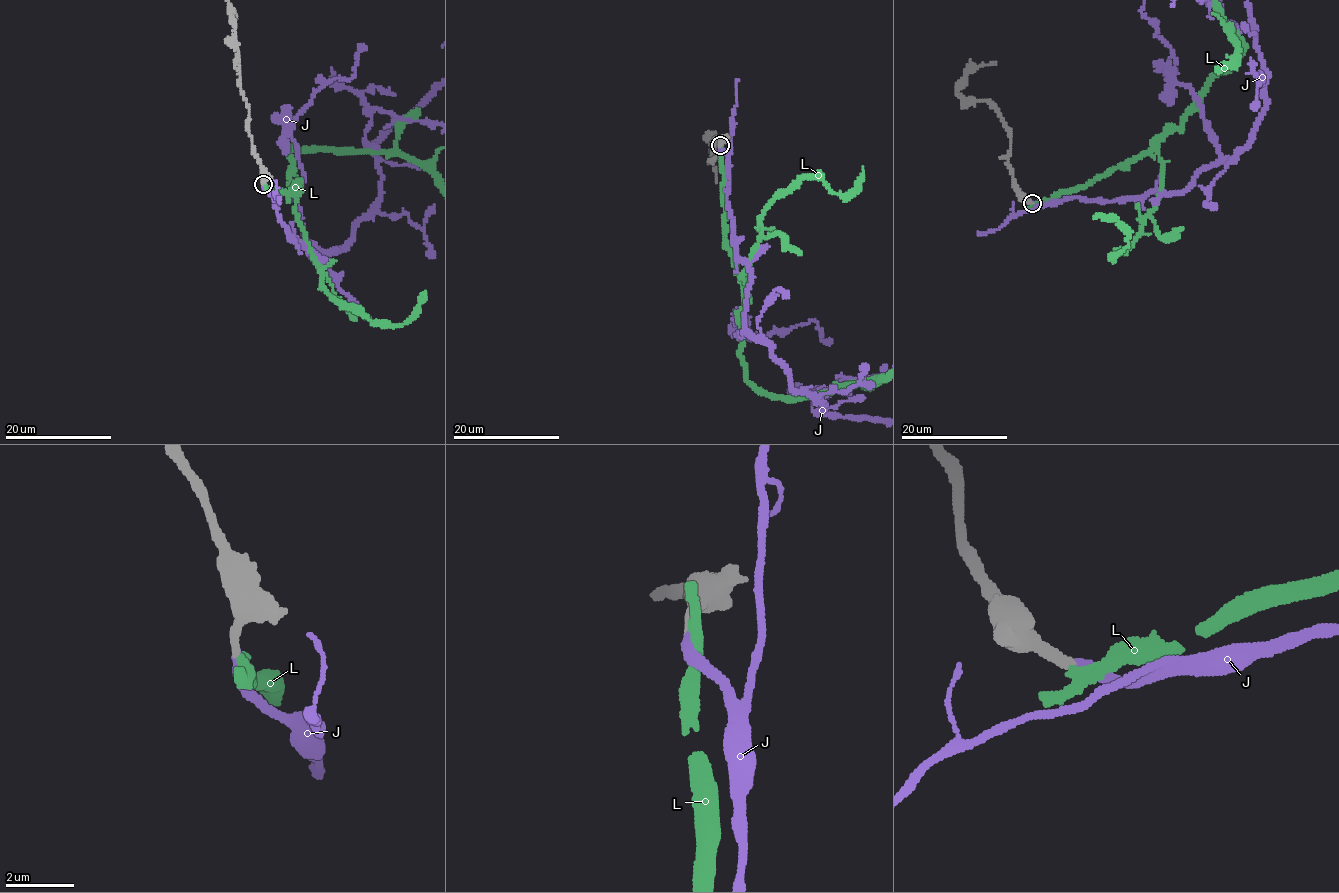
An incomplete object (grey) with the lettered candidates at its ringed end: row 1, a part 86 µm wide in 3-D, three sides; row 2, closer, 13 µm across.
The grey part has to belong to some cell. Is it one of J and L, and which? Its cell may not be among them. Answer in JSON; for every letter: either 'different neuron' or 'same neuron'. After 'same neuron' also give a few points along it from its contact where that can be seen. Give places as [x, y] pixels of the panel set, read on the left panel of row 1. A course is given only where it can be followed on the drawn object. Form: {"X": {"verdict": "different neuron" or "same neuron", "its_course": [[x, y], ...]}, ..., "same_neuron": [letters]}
{"J": {"verdict": "same neuron"}, "L": {"verdict": "different neuron"}, "same_neuron": ["J"]}

